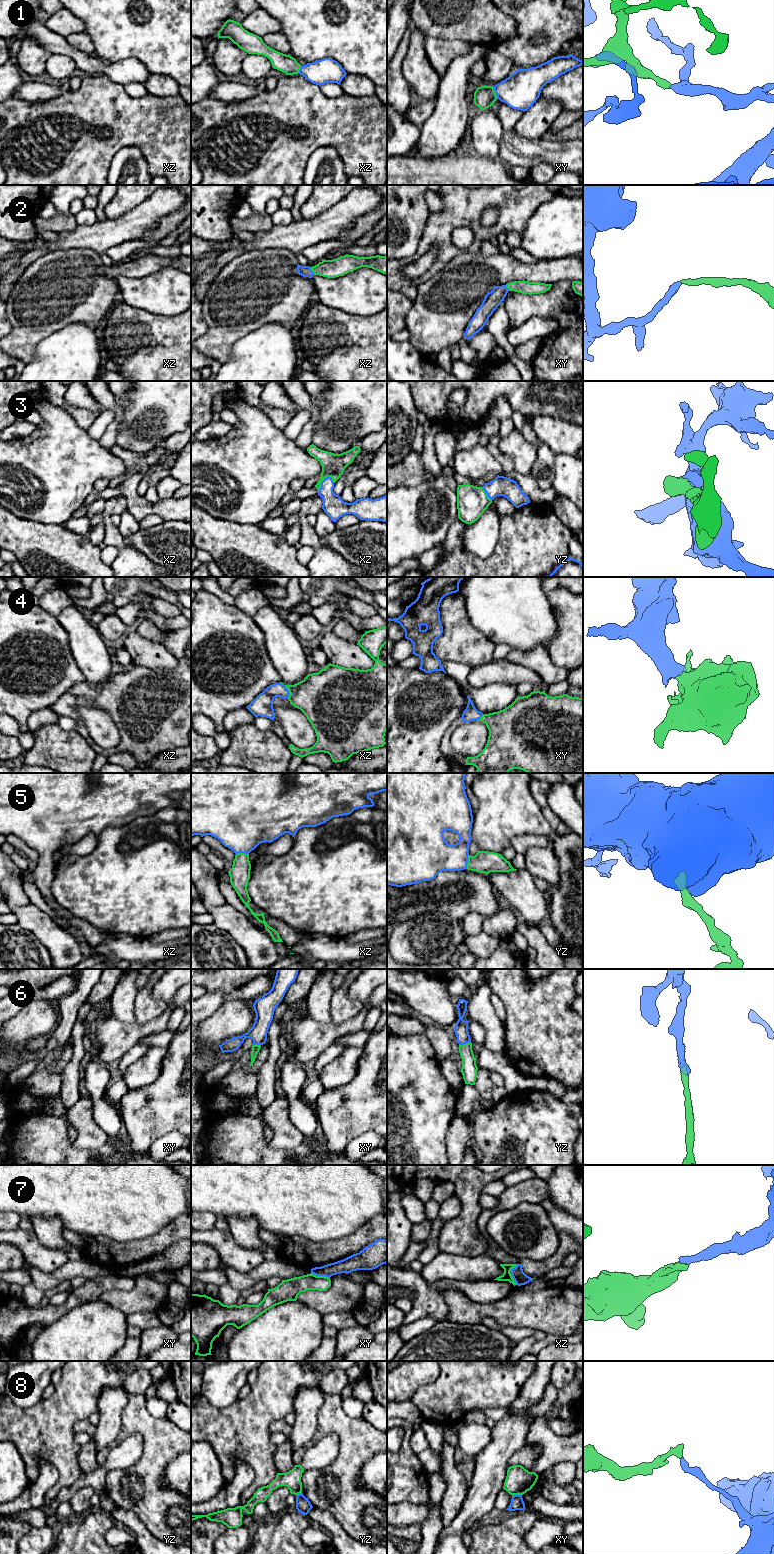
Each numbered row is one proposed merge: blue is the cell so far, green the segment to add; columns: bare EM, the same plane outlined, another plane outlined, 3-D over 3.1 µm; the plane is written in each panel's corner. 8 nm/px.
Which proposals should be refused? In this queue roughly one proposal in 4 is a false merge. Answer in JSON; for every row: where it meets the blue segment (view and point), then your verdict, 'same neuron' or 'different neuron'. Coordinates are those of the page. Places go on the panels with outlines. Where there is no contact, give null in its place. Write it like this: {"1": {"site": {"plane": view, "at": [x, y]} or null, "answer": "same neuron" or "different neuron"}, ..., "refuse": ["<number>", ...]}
{"1": {"site": {"plane": "xy", "at": [495, 92]}, "answer": "same neuron"}, "2": {"site": {"plane": "xz", "at": [311, 271]}, "answer": "same neuron"}, "3": {"site": {"plane": "xz", "at": [323, 480]}, "answer": "same neuron"}, "4": {"site": {"plane": "xz", "at": [287, 689]}, "answer": "same neuron"}, "5": {"site": {"plane": "yz", "at": [467, 861]}, "answer": "same neuron"}, "6": {"site": {"plane": "yz", "at": [464, 1043]}, "answer": "same neuron"}, "7": {"site": {"plane": "xz", "at": [511, 1274]}, "answer": "different neuron"}, "8": {"site": {"plane": "xy", "at": [516, 1495]}, "answer": "different neuron"}, "refuse": ["7", "8"]}

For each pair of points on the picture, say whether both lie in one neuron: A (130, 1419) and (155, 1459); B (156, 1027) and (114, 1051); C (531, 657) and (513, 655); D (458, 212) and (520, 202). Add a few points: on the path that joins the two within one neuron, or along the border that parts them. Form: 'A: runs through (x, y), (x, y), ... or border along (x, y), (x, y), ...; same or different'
A: runs through (141, 1427), (155, 1441), (155, 1448); same
B: runs through (146, 1029), (132, 1033), (124, 1041); same
C: runs through (527, 657), (517, 657); same
D: runs through (473, 201), (505, 200); same

